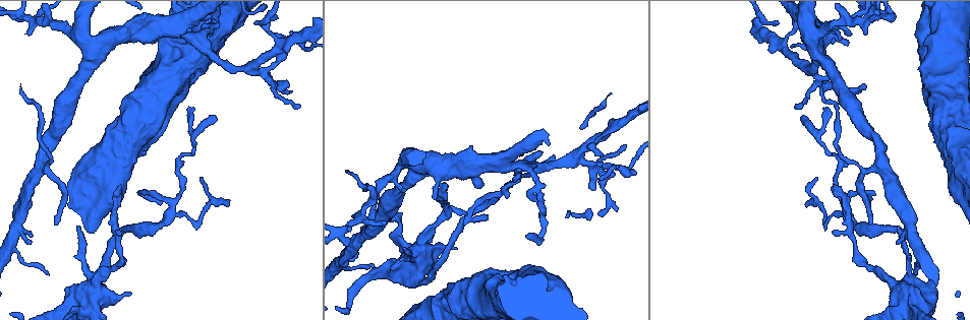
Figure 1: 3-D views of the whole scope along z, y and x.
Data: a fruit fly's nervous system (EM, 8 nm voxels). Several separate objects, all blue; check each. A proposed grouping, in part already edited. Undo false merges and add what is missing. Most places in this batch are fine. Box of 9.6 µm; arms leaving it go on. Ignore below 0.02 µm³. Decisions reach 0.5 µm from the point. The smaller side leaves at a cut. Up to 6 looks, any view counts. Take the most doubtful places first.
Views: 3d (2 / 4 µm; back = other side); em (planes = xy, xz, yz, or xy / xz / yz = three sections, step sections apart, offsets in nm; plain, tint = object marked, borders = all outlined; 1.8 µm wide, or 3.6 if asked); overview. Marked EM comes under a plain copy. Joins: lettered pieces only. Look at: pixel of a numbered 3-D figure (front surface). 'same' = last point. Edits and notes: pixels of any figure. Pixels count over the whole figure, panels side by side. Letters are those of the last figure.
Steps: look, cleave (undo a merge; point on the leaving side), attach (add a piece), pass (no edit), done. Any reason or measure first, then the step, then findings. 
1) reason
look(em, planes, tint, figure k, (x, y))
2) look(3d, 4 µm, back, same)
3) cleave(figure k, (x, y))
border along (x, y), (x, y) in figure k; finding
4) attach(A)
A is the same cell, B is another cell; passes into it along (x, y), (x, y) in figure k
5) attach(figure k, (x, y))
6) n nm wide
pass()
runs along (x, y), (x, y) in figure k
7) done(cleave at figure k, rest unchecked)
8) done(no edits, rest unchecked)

four or more arms meet
look(3d, 4 µm, figure 1, (248, 70))

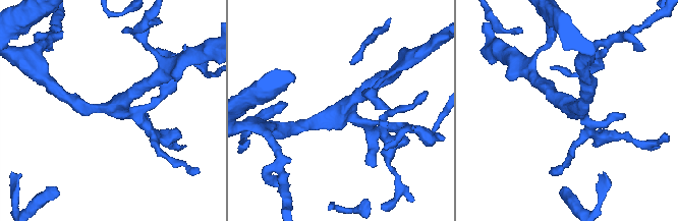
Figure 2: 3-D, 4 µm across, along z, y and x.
4 arms
look(em, 3.6 µm, xy, step 16, tint, figure 2, (569, 106))

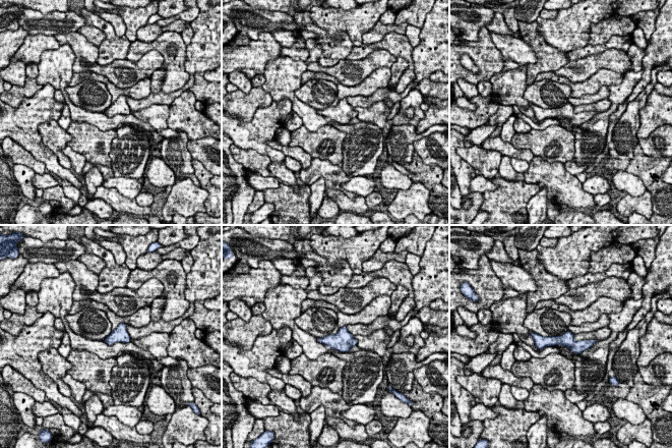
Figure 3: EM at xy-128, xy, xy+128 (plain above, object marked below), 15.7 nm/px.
look(em, 3.6 µm, planes, borders, same)

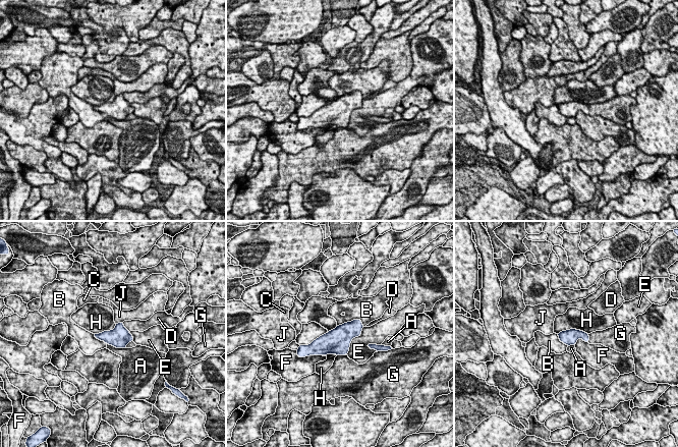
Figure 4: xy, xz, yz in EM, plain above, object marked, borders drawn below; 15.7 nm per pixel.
260 nm wide
pass()
A, B, C, D, E, F, G, H and J are other cells; border along (557, 333), (579, 329), (587, 334) in figure 4; continuous, no second cell

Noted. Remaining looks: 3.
four or more arms meet
look(em, xy, step 4, tint, figure 1, (497, 199))

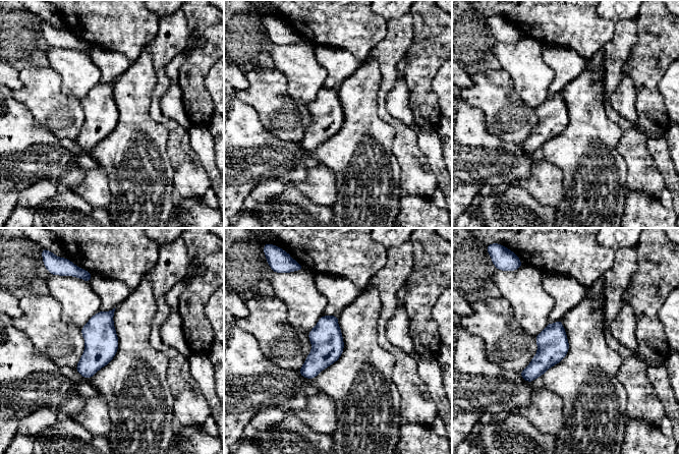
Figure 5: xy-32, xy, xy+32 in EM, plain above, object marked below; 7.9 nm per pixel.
look(em, planes, borders, same)

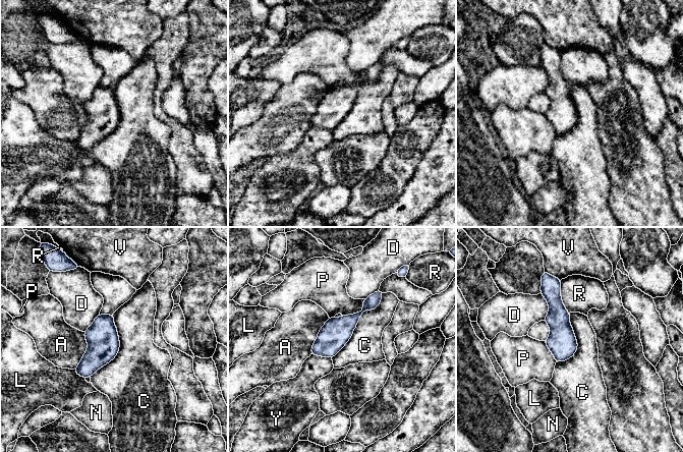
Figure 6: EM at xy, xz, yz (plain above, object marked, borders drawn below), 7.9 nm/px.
pass()
A, C, D, L, N, P, R, V and Y are other cells; runs along (379, 293), (324, 346), (314, 351) in figure 6; one cell here

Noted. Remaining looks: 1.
three arms meet
look(em, xz, step 8, borders, figure 1, (36, 20))

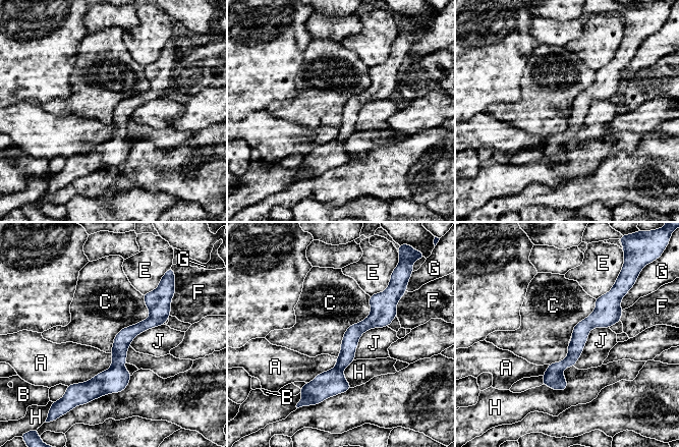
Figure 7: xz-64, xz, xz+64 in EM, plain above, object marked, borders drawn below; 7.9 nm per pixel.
pass()
A, B, C, E, F, G, H and J are other cells; border along (144, 295), (149, 316), (111, 352) in figure 7; all the same cell

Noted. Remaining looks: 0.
done(no edits, rest unchecked)

